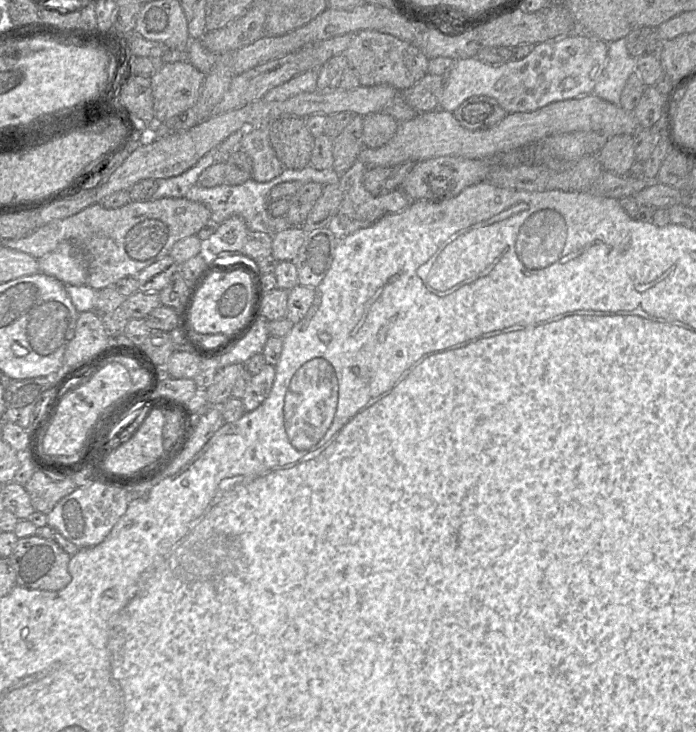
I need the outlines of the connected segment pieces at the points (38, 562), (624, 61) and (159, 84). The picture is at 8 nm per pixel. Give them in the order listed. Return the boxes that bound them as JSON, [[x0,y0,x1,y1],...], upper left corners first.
[[9,535,71,591],[592,38,635,105],[151,62,204,125]]

